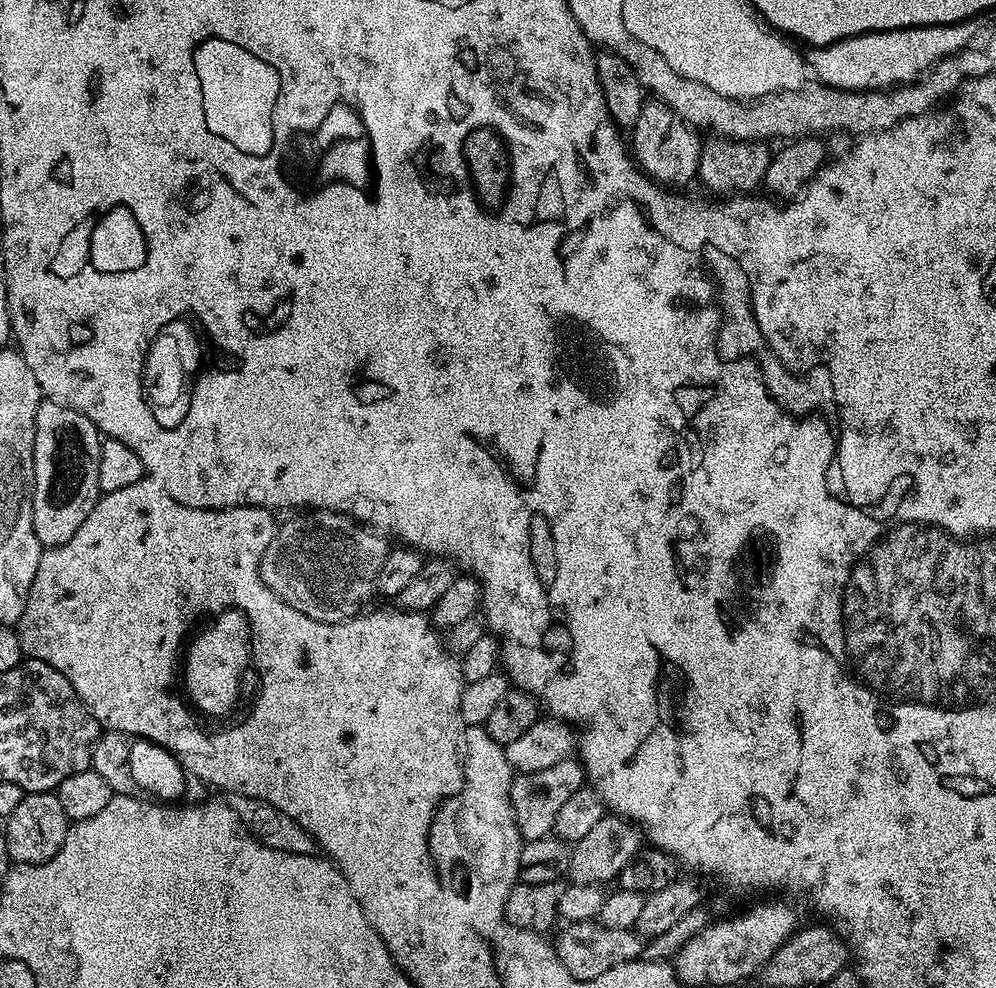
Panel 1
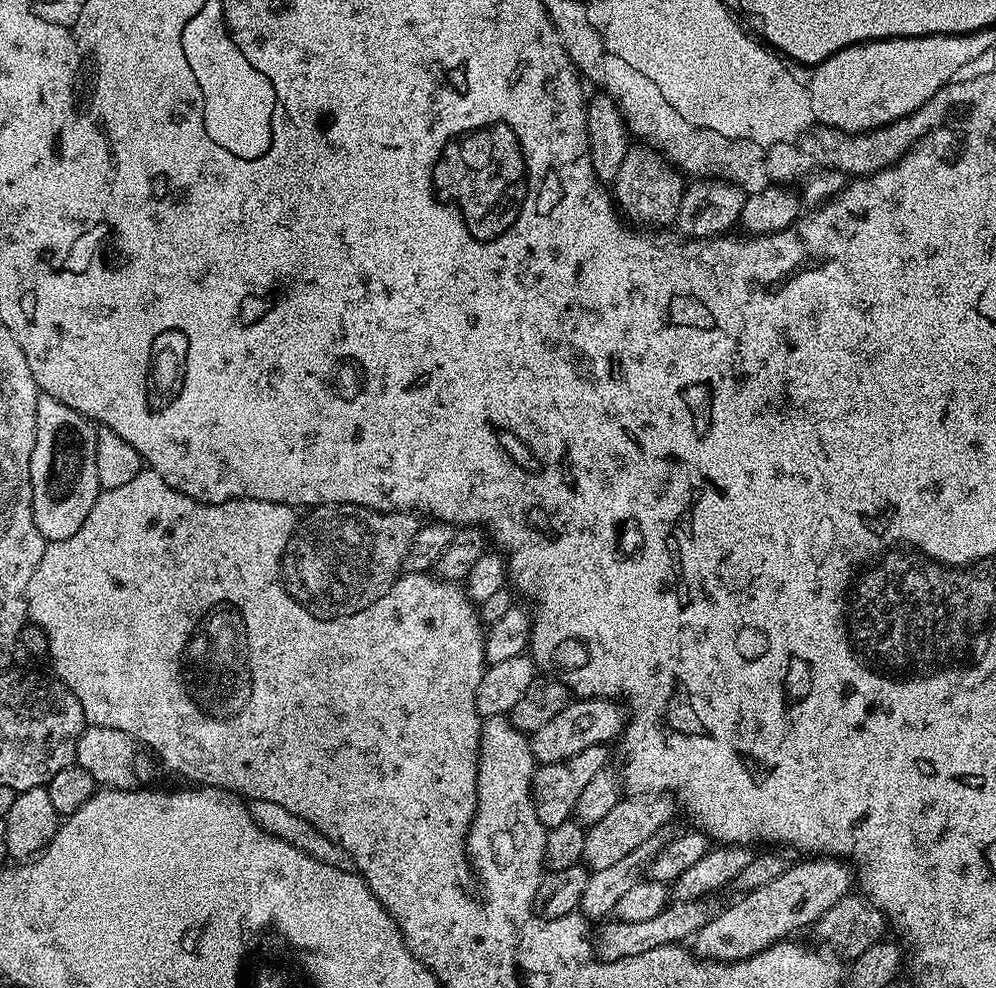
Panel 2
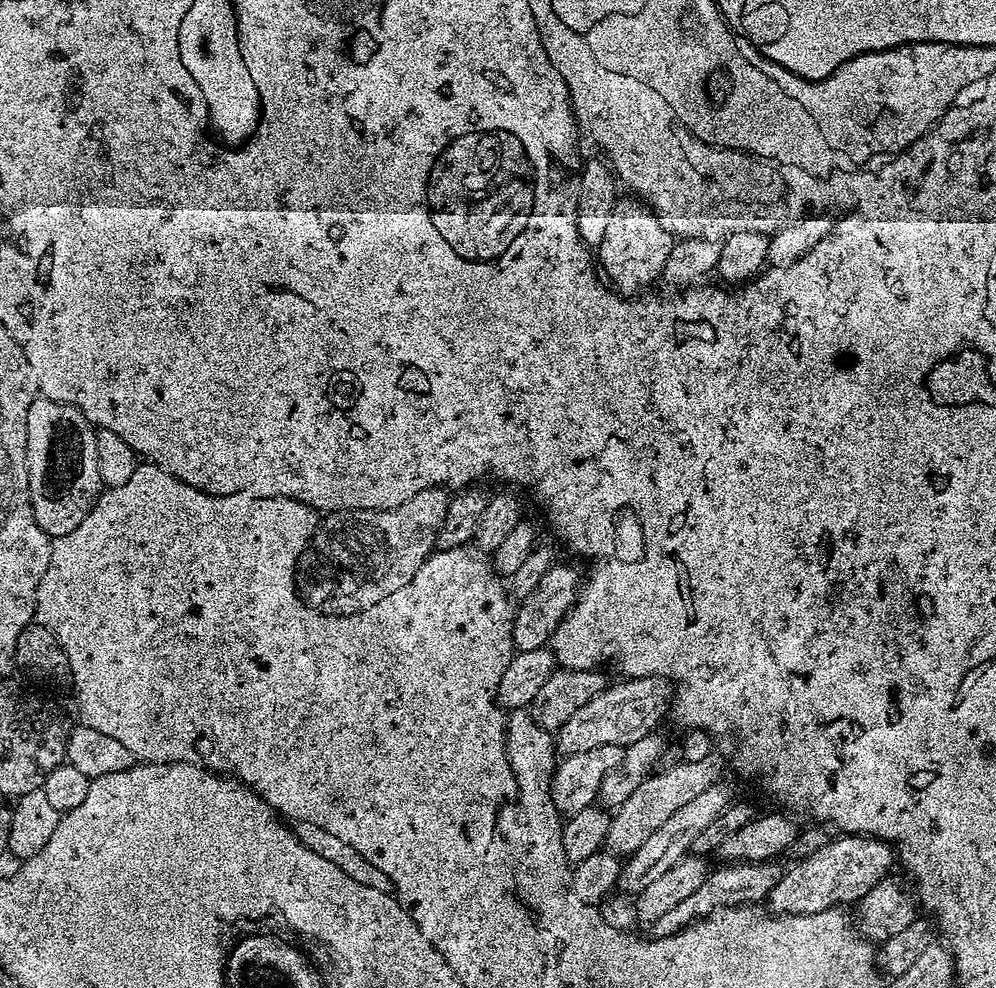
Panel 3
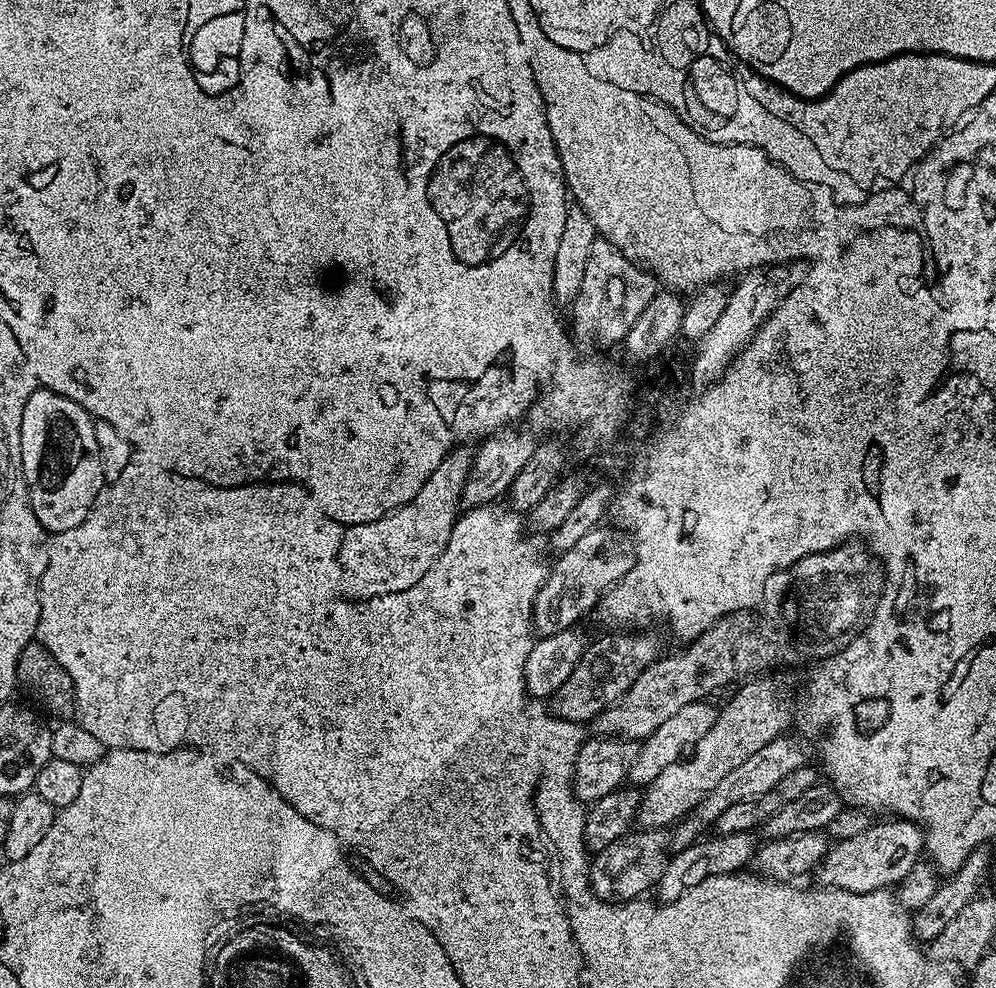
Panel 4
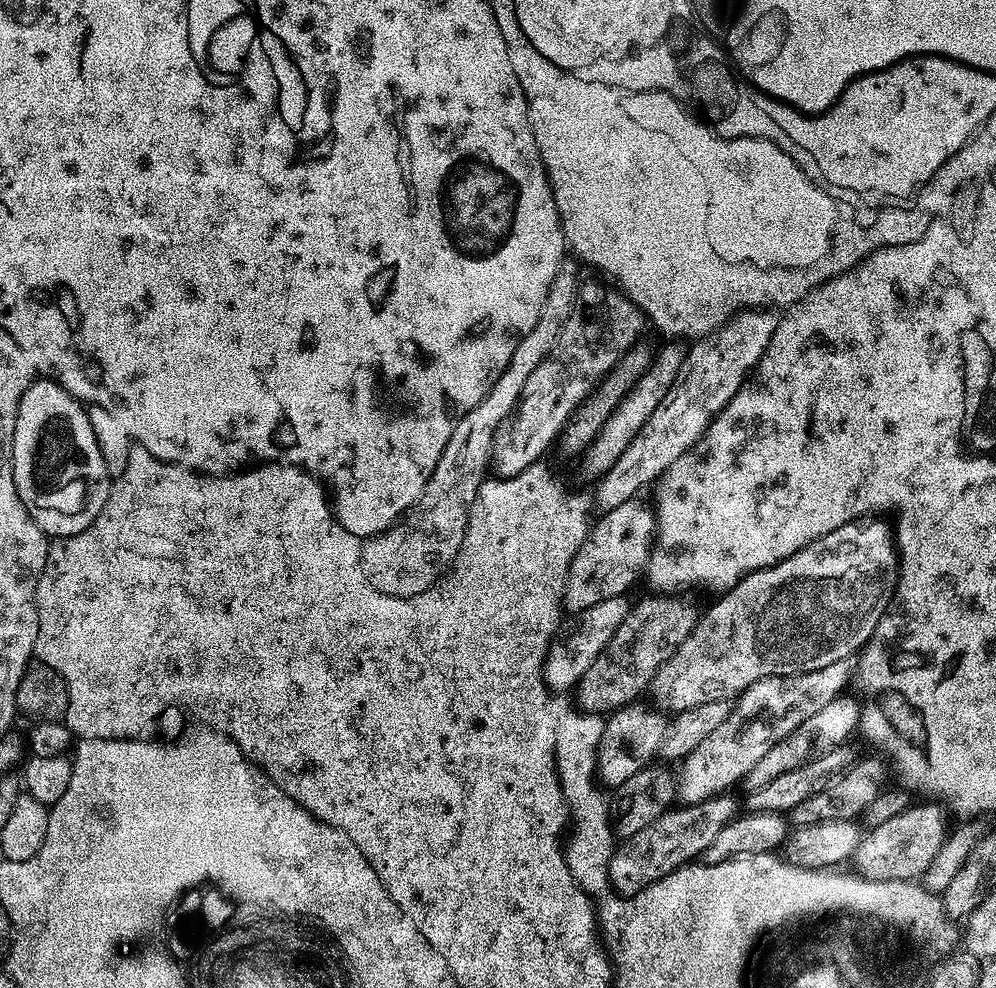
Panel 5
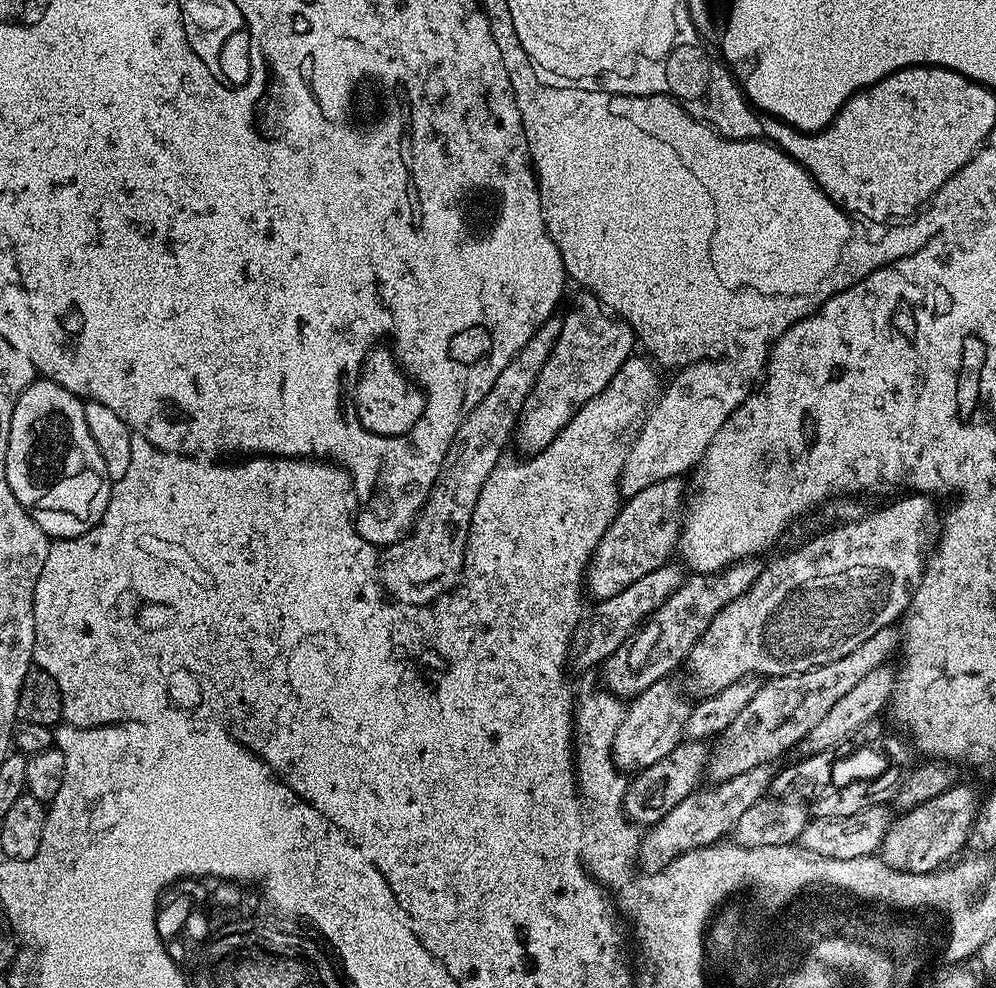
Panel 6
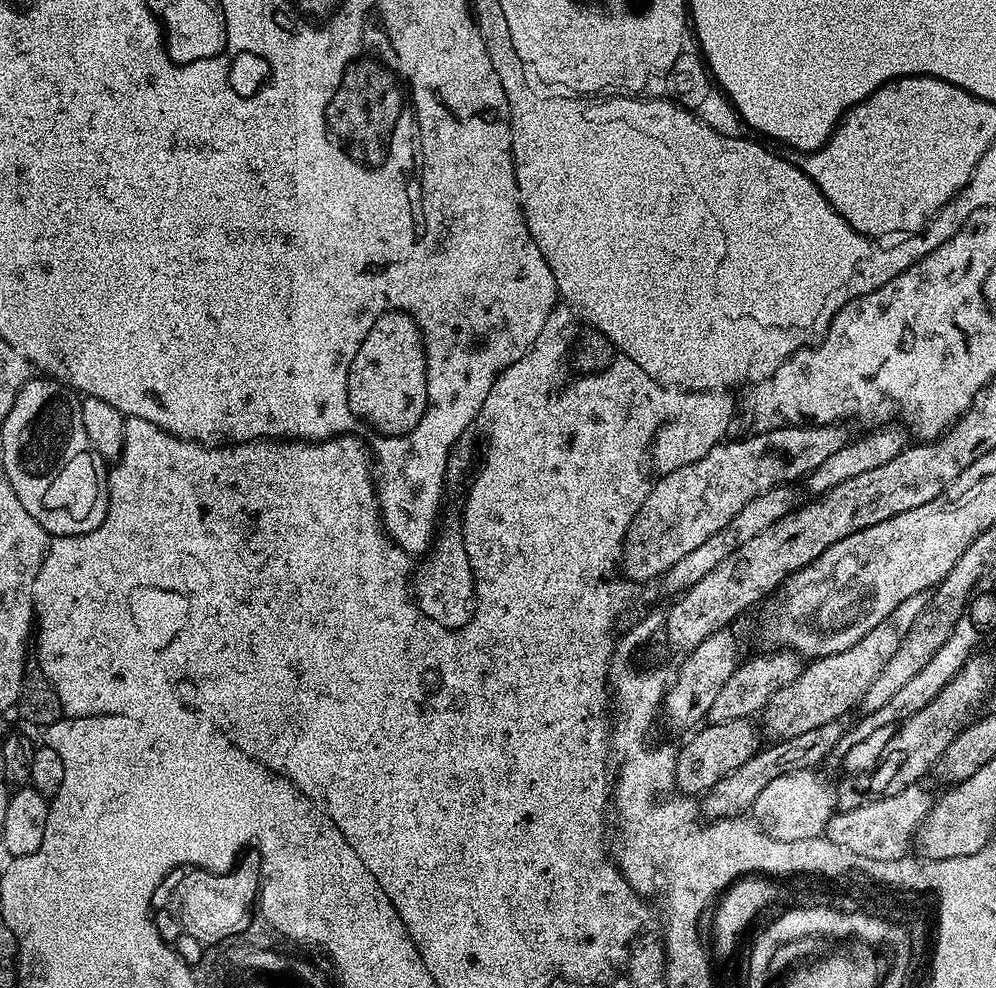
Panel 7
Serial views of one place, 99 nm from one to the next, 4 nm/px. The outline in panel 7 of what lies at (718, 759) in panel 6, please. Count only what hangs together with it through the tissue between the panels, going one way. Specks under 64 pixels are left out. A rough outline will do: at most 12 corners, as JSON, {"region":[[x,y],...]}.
{"region":[[906,598],[764,707],[773,741],[846,717],[922,614]]}

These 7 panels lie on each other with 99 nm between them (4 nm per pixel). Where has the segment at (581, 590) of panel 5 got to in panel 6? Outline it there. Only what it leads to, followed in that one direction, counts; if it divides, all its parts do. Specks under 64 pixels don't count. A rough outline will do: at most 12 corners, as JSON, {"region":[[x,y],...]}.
{"region":[[684,488],[621,503],[584,574],[593,601],[669,563]]}

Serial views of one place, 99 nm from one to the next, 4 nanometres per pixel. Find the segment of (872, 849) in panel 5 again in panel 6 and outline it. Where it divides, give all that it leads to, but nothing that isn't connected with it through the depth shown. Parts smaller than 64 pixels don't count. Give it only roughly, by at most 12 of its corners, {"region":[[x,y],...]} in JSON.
{"region":[[964,782],[897,815],[879,848],[910,874],[965,849],[977,807]]}

